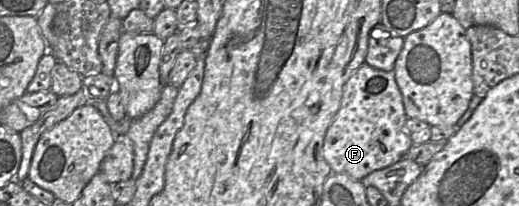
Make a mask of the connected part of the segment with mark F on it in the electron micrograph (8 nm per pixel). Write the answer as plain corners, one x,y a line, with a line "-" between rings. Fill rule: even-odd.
364,62
344,86
340,108
324,137
323,158
332,173
361,181
407,155
413,145
405,129
407,118
394,72
376,69

